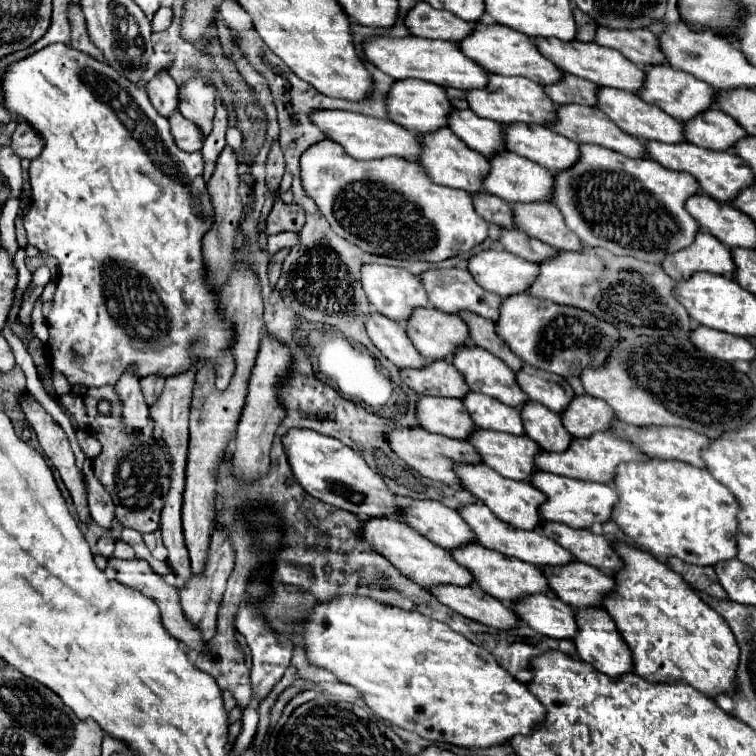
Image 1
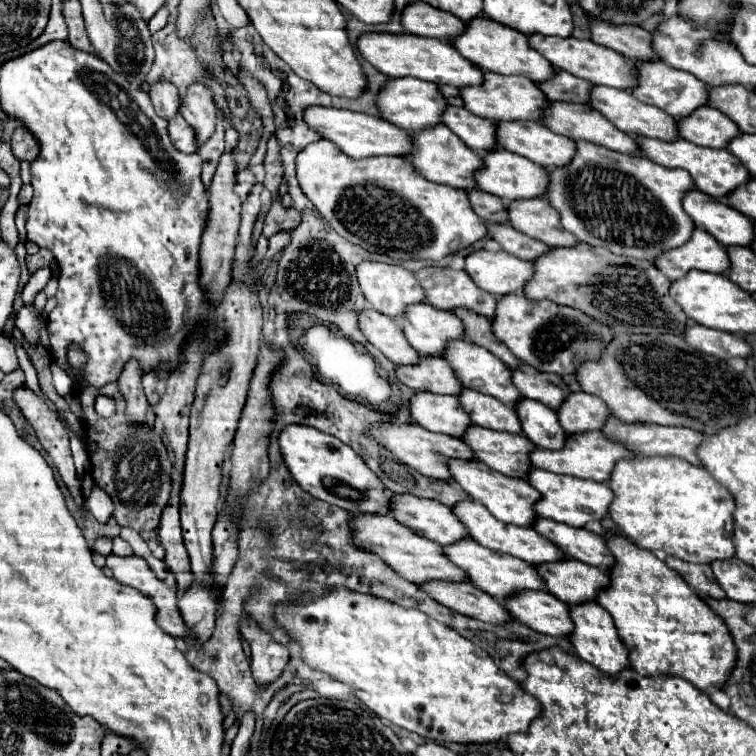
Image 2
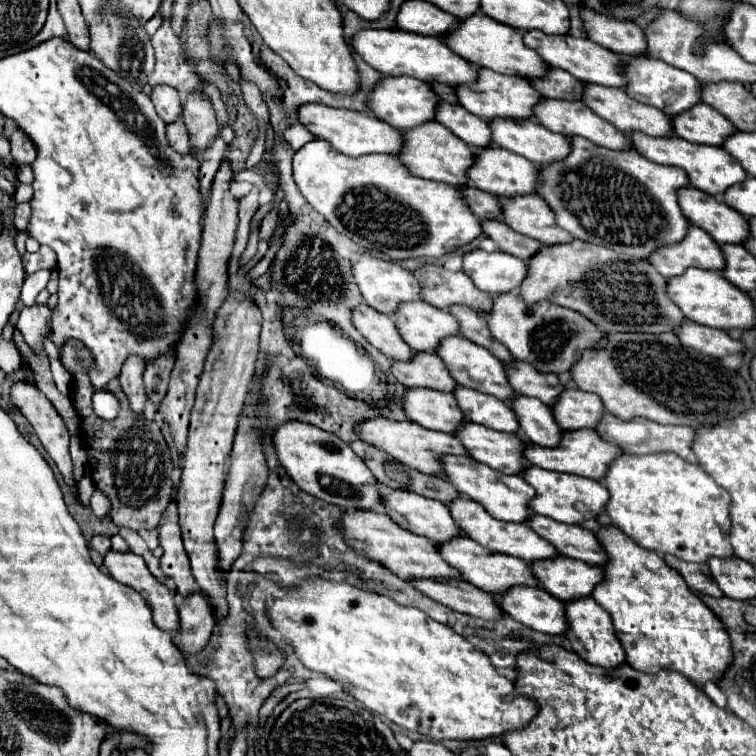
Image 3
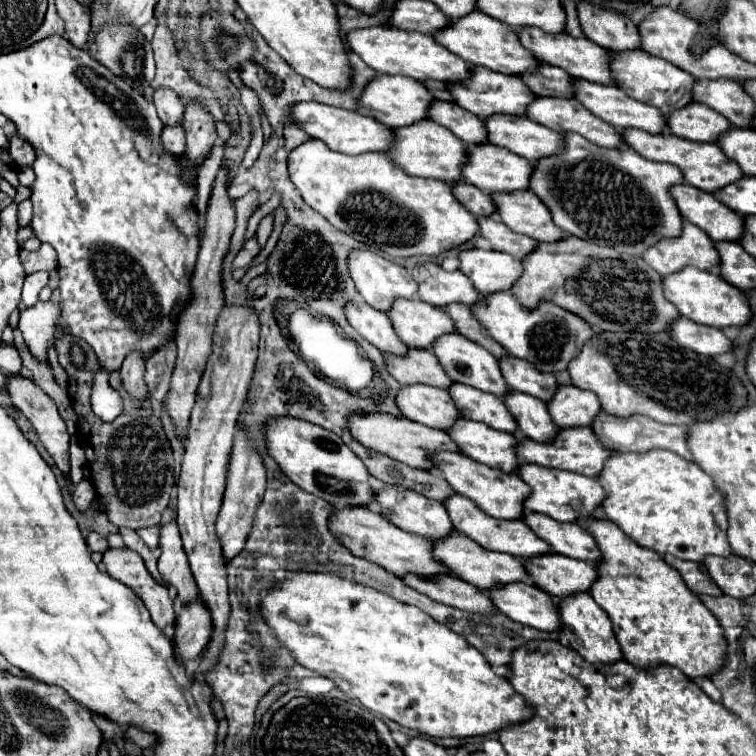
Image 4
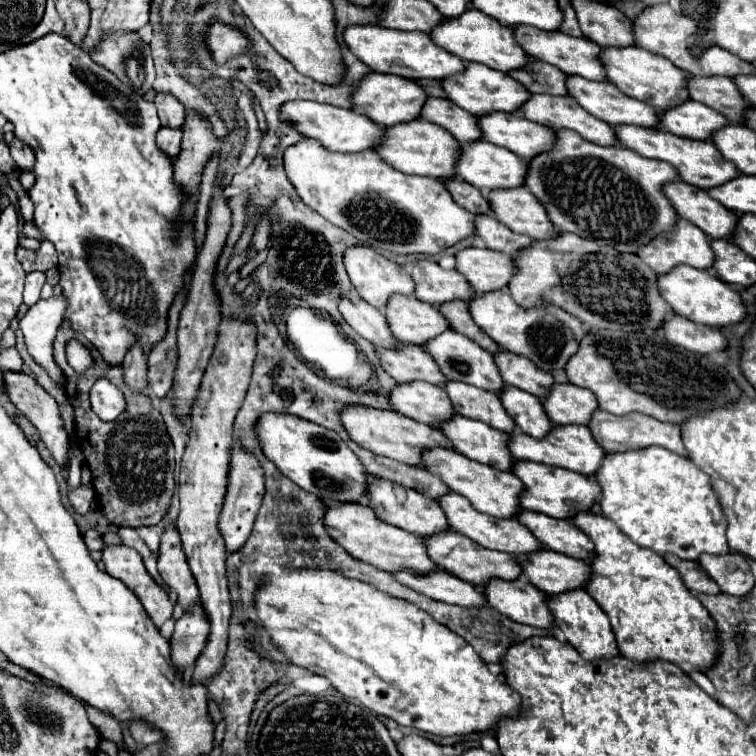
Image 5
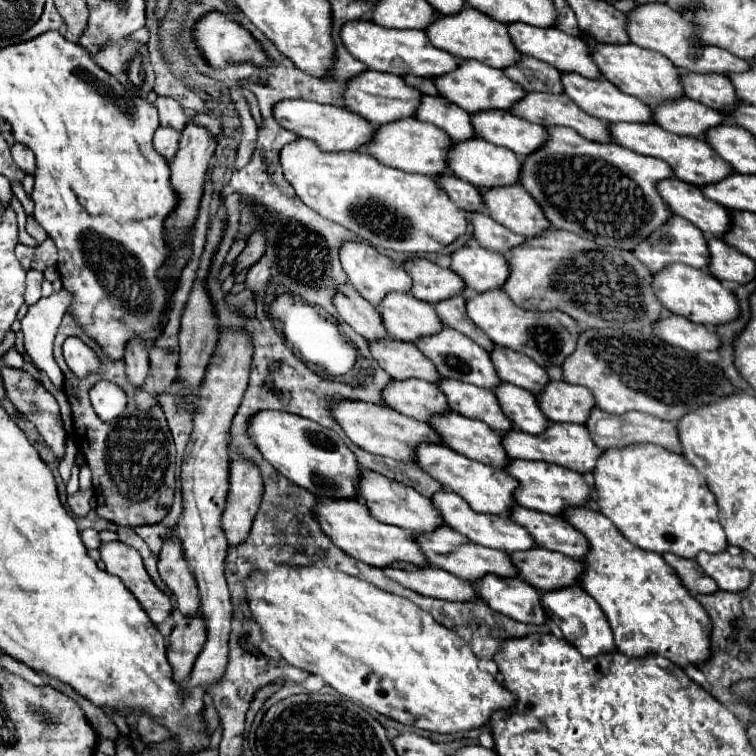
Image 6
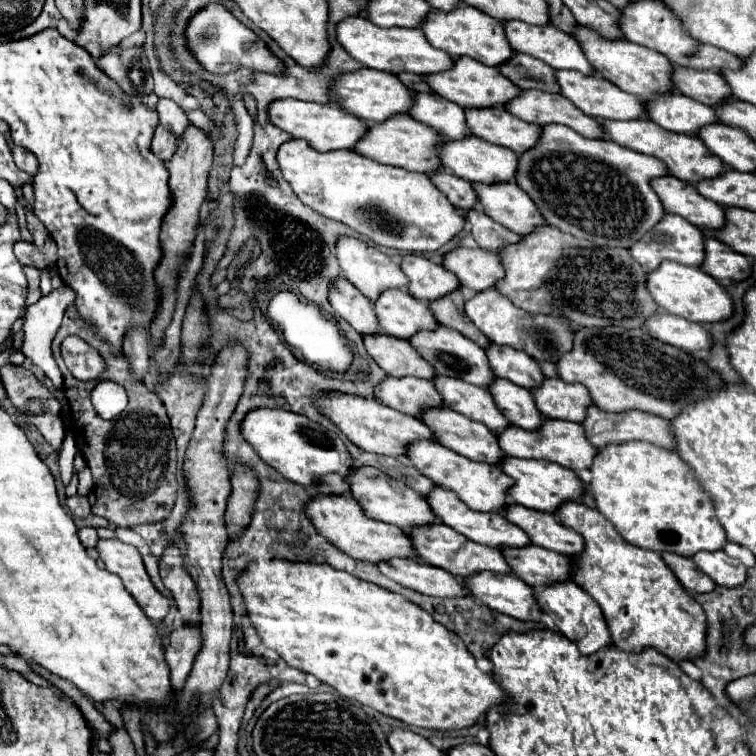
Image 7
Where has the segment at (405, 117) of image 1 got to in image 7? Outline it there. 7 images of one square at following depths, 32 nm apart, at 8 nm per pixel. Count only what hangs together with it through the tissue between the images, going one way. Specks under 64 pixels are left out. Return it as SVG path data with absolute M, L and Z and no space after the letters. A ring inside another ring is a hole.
M362 68L352 74L340 76L336 80L336 88L332 88L332 92L336 92L336 96L340 96L340 104L338 104L340 108L360 116L362 120L366 120L370 124L384 122L398 114L408 114L414 104L414 92L410 88L406 88L398 80L398 76L392 76L388 72L372 72L370 68Z

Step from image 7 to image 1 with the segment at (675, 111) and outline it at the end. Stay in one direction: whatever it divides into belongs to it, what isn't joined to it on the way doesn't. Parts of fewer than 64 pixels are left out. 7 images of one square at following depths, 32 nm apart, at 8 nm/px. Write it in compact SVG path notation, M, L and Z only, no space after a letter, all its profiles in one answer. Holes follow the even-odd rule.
M714 108L712 112L704 112L696 120L688 120L684 128L692 144L714 150L714 152L726 152L734 148L738 140L748 136L746 130L740 124L736 124L732 116L728 116L722 110L714 110Z

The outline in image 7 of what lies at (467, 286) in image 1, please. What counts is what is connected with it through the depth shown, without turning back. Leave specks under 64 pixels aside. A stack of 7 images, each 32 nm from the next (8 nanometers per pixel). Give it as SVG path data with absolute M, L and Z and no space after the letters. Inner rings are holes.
M404 256L400 266L410 278L408 292L418 300L432 302L460 288L460 280L452 272L422 256Z

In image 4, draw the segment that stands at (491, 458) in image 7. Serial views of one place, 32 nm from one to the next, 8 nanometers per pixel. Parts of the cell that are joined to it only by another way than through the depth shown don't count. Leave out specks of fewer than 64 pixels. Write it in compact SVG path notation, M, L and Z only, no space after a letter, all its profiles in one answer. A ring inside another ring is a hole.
M460 418L458 424L448 430L448 434L456 440L456 444L460 444L460 450L476 462L482 462L506 474L516 472L520 466L520 460L516 456L518 442L514 434L500 432L466 418Z

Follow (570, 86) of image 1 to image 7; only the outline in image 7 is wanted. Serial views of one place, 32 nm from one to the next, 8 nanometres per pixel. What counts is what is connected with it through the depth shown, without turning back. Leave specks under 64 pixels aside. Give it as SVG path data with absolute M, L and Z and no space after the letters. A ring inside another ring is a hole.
M516 54L508 64L500 66L500 72L524 90L534 88L542 92L560 92L556 70L528 54Z

